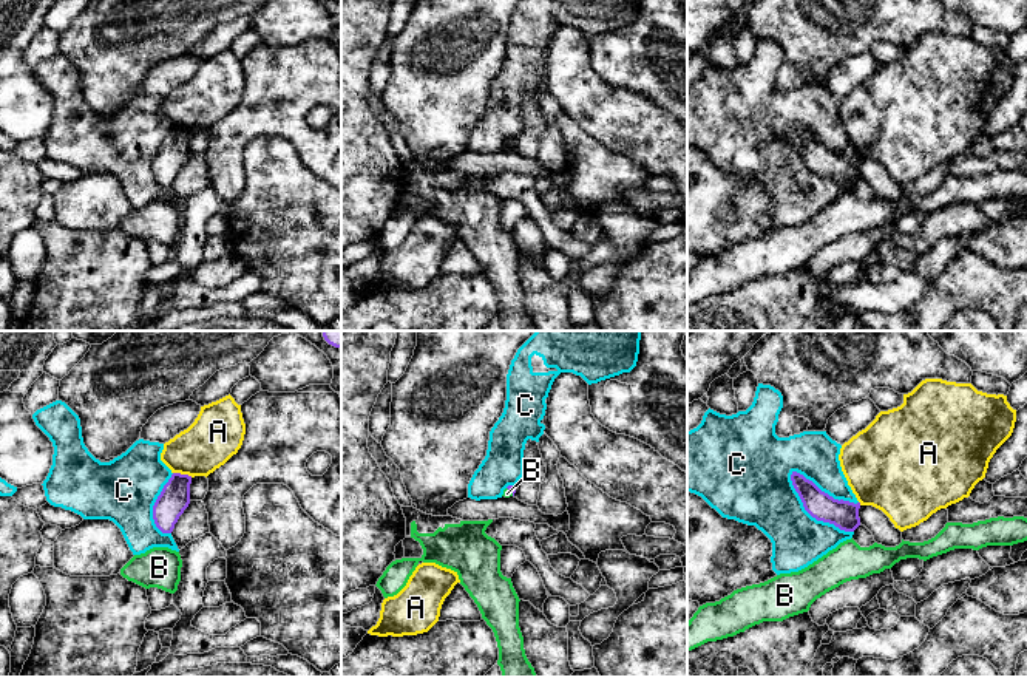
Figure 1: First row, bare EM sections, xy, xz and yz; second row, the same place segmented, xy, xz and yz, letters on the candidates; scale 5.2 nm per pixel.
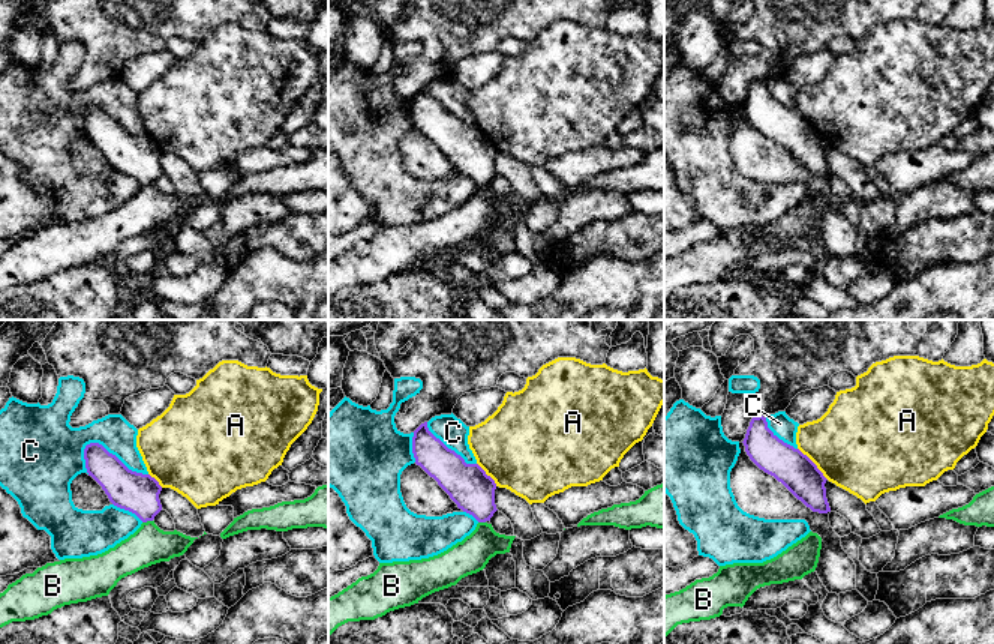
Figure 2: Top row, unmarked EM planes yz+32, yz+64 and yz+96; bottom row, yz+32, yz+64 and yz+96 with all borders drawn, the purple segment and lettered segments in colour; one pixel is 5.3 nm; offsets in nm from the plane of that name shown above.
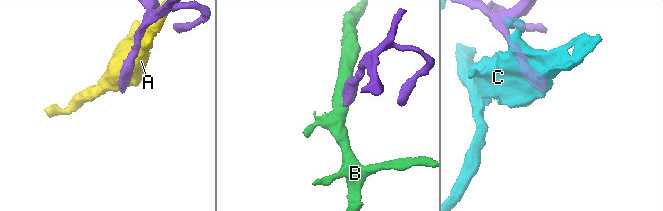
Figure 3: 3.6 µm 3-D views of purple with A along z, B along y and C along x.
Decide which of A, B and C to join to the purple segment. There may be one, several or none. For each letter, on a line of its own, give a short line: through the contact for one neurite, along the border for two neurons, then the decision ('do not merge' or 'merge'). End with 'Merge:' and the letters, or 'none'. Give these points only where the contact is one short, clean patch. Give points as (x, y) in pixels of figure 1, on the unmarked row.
A: do not merge
B: line xz (507, 141), (513, 149); do not merge
C: do not merge
Merge: none

